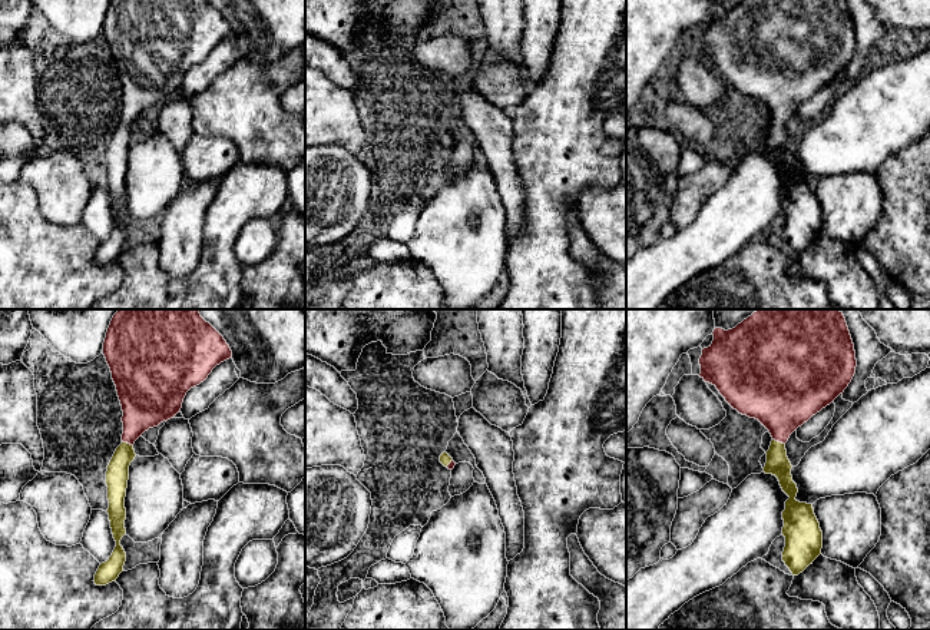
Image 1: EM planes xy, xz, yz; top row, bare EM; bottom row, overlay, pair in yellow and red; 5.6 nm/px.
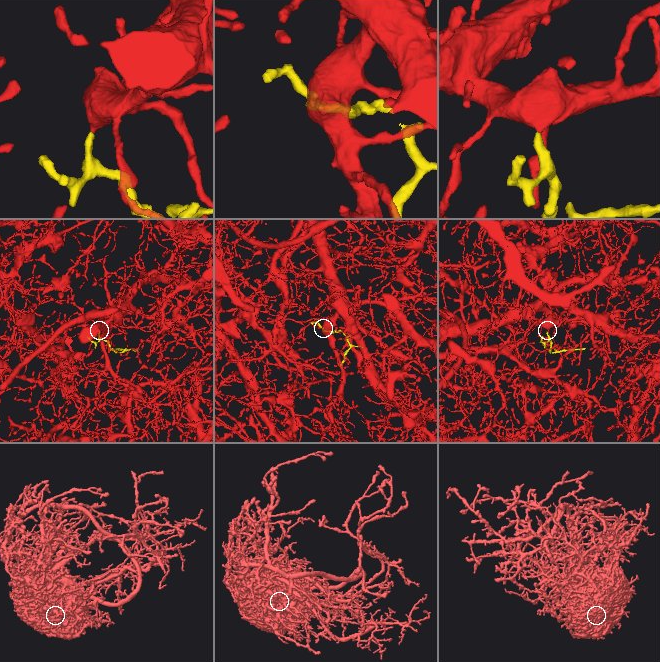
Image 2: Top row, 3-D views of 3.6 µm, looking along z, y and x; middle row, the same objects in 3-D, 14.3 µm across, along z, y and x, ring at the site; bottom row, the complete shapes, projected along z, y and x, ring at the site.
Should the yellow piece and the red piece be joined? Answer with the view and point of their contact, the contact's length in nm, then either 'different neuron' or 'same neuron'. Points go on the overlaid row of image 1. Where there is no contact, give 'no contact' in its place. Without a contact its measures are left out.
yz (777, 441) | 80 nm | same neuron

